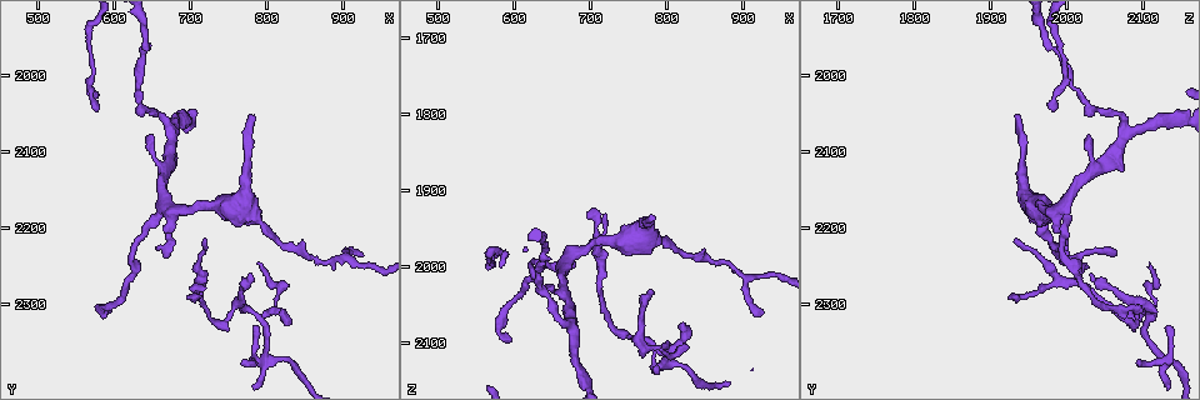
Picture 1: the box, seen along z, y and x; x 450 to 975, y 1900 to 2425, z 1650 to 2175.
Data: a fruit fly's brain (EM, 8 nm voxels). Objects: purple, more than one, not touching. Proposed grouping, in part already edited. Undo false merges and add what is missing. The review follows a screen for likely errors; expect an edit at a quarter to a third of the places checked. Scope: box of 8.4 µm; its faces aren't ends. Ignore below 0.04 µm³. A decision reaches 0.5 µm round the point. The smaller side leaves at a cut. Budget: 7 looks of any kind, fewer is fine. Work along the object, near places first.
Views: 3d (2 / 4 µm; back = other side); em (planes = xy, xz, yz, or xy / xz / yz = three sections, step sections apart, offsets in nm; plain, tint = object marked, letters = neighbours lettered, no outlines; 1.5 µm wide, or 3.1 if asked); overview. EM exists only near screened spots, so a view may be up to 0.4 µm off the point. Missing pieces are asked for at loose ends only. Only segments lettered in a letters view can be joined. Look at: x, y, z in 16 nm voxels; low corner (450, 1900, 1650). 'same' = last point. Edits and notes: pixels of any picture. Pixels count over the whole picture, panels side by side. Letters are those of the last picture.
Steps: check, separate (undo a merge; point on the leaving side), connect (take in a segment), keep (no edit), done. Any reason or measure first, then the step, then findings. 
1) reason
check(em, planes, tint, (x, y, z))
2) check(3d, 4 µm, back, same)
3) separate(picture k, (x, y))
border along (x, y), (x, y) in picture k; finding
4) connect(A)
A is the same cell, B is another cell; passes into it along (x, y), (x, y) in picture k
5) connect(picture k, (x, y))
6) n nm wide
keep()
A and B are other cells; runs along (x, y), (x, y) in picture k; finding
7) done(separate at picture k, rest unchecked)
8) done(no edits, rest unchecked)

an open end
check(em, xy, step 8, tint, (705, 2290, 1925))

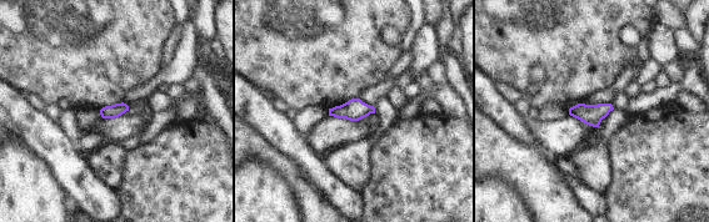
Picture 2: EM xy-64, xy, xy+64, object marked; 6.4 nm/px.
check(em, yz, step 8, letters, same)

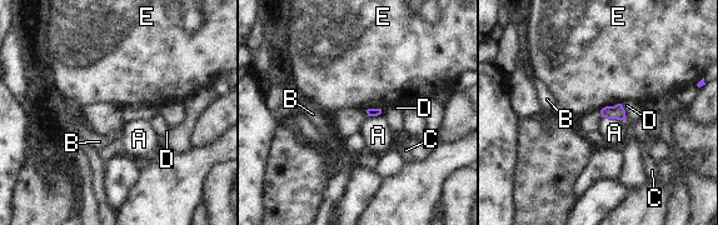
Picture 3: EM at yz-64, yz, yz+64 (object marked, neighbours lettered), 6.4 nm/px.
keep()
A, B, C, D and E are other cells; border along (621, 103), (599, 110) in picture 3; no lettered segment goes on from it

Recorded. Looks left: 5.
thin end
check(3d, 2 µm, back, (645, 2080, 2025))

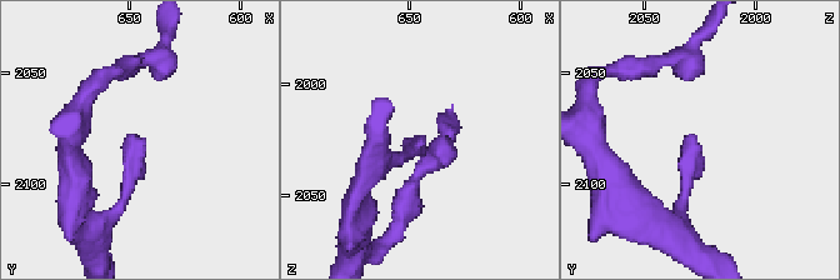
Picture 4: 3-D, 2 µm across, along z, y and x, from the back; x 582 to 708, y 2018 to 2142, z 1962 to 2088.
now the EM
check(em, planes, letters, (645, 2078, 2030))

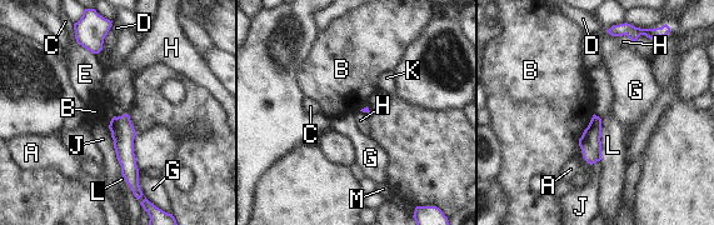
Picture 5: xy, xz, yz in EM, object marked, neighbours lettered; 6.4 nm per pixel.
keep()
A, B, C, D, E, G, H, J, K, L and M are other cells; runs along (124, 118), (124, 154), (135, 186) in picture 5; none of them fits

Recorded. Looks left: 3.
an open end
check(em, planes, letters, (820, 2310, 2075))

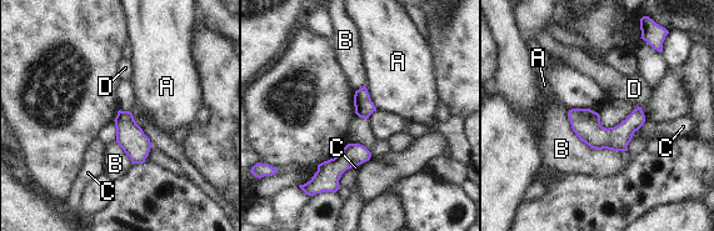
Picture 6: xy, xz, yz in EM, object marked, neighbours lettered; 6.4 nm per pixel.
B touches over 460 nm
keep()
A, B, C and D are other cells; border along (568, 110), (580, 140), (627, 151) in picture 6; none of them fits

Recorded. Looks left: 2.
done(no edits, rest unchecked)

